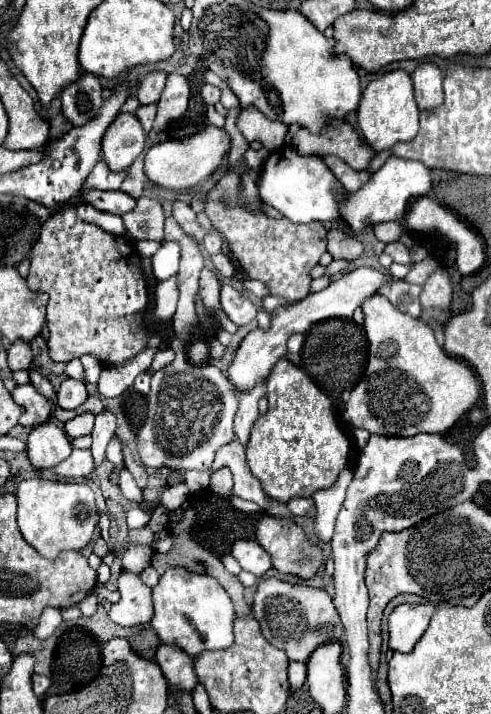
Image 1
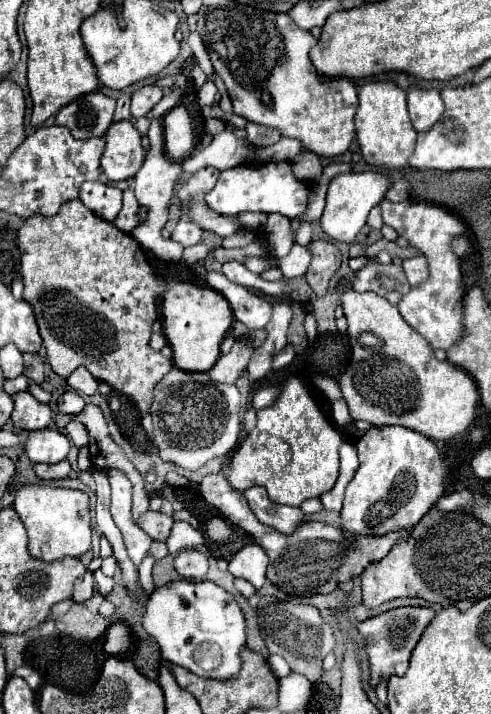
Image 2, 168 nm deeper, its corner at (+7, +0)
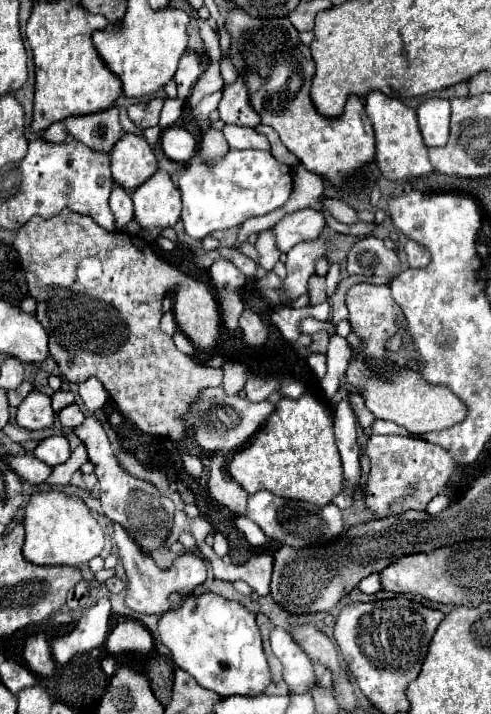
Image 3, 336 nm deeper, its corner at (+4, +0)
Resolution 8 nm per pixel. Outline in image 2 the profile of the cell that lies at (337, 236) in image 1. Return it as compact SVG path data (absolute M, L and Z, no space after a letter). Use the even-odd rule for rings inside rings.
M326 240L310 242L308 250L312 252L312 264L306 272L306 280L318 296L324 296L328 288L328 280L340 268L340 262L342 262L340 250L336 248L334 242L326 242Z

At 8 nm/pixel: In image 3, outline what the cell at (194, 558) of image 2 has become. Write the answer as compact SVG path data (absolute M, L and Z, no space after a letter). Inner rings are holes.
M115 524L115 534L113 534L117 548L119 548L119 556L123 560L129 584L127 584L127 592L125 592L125 602L129 608L133 608L139 614L153 614L153 616L161 616L169 610L177 610L179 602L171 602L171 594L179 594L179 596L191 596L193 590L205 582L207 578L207 564L203 558L199 558L197 554L185 552L185 556L179 556L175 560L175 564L169 570L161 570L155 566L153 558L147 558L147 554L143 554L143 550L139 550L139 546L135 546L135 542L131 542L127 538L127 530L123 530L123 526Z

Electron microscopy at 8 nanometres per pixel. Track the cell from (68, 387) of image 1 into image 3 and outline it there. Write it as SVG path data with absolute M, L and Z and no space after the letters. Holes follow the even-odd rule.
M69 404L69 406L65 406L65 408L59 412L59 422L61 422L65 428L77 428L83 420L85 420L85 414L83 414L83 410L81 410L77 404Z

